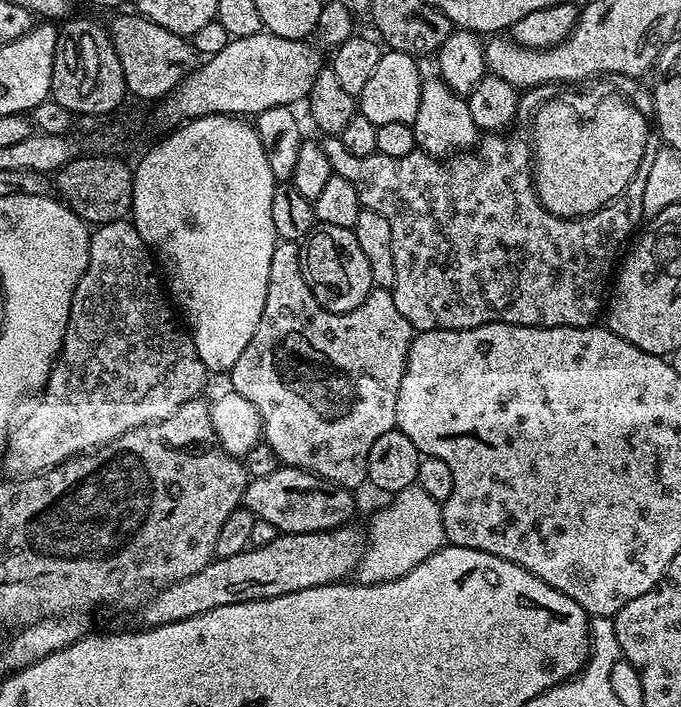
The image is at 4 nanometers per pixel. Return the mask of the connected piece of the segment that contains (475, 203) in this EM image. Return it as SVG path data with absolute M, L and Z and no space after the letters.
M325 135L323 137L322 147L333 173L346 178L346 182L352 183L354 190L358 190L361 205L367 211L382 214L382 218L386 218L386 222L390 222L390 242L394 242L394 286L390 291L394 298L394 306L398 306L402 318L406 318L406 322L410 322L410 326L417 333L433 332L434 330L466 330L467 328L477 328L483 324L517 324L527 328L587 328L597 323L596 315L599 312L601 315L602 309L605 307L606 289L609 287L614 265L617 263L622 249L629 243L630 237L641 227L642 221L645 219L642 210L642 193L646 190L646 178L649 172L644 172L644 168L637 168L637 172L624 192L597 212L572 219L558 217L544 208L536 195L529 141L527 139L524 141L520 136L508 135L481 135L474 150L467 154L453 155L451 158L437 158L419 150L406 154L406 158L386 158L379 154L359 156L358 154L350 154L350 150L346 150L346 146L342 146L339 136Z

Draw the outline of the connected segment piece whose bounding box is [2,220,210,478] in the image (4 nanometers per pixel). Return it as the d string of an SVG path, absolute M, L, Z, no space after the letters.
M128 220L101 224L91 233L88 265L82 274L82 278L76 283L70 318L66 326L64 341L60 347L60 355L56 363L52 365L52 372L48 375L47 384L40 389L38 395L31 401L33 404L29 406L28 413L21 420L19 417L12 427L8 429L8 444L2 450L2 456L4 456L3 475L5 477L23 478L25 476L36 476L40 472L56 468L59 464L65 464L67 460L72 459L74 456L82 456L86 452L95 452L97 448L114 442L122 434L126 434L130 430L141 428L147 424L156 424L159 420L170 418L185 402L195 400L203 393L200 391L204 388L204 379L209 379L210 373L205 368L202 358L198 358L198 350L194 346L187 327L178 319L165 289L164 292L160 289L160 284L162 285L162 280L158 275L158 265L153 253L148 247L148 243L141 238L138 230Z

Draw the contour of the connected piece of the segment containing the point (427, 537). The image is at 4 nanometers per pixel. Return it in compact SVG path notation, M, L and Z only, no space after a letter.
M409 490L399 493L398 498L385 506L384 514L373 518L372 525L366 528L366 543L360 565L356 567L355 579L361 584L381 584L397 580L414 570L416 564L421 564L430 554L440 547L436 545L436 515L440 513L441 501L435 500L428 504L430 494L419 490Z

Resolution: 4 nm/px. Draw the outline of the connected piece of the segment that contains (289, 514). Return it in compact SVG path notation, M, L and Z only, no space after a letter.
M278 466L274 470L274 474L270 474L266 478L249 479L242 504L257 520L274 522L274 526L282 534L285 532L317 532L327 528L343 528L351 521L348 519L356 512L356 500L352 496L355 495L349 489L321 476L315 476L312 472L301 468Z

